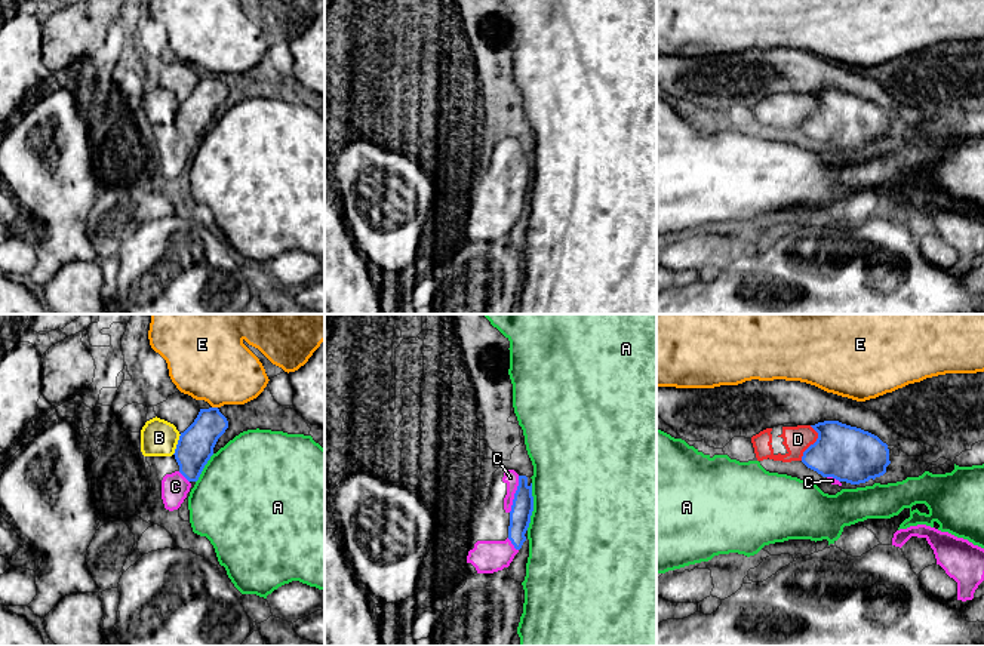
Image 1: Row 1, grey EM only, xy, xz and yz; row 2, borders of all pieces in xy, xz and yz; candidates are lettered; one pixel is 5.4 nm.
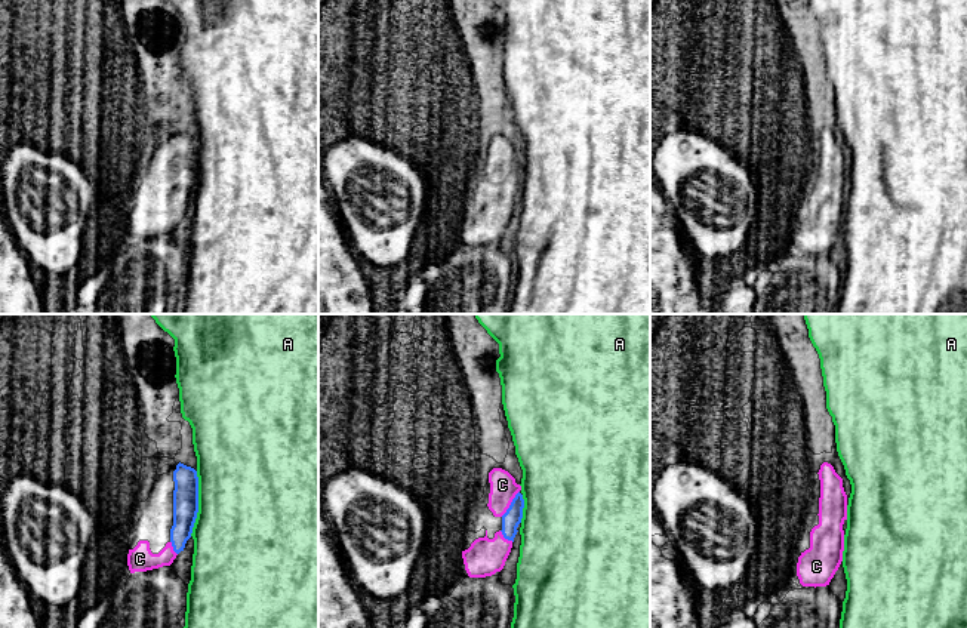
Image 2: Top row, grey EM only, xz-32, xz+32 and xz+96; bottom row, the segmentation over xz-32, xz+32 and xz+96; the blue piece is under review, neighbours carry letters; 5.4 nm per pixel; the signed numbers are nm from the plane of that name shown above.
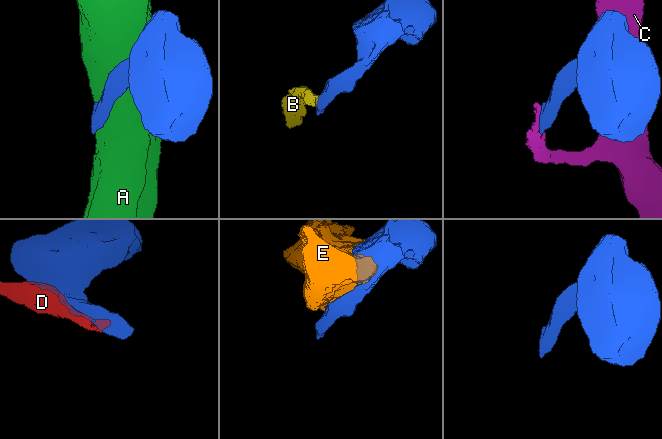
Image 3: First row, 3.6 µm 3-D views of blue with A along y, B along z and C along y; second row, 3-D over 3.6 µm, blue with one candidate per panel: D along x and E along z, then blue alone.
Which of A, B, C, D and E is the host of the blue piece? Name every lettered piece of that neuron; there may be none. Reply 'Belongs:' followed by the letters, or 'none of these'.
Belongs: C

